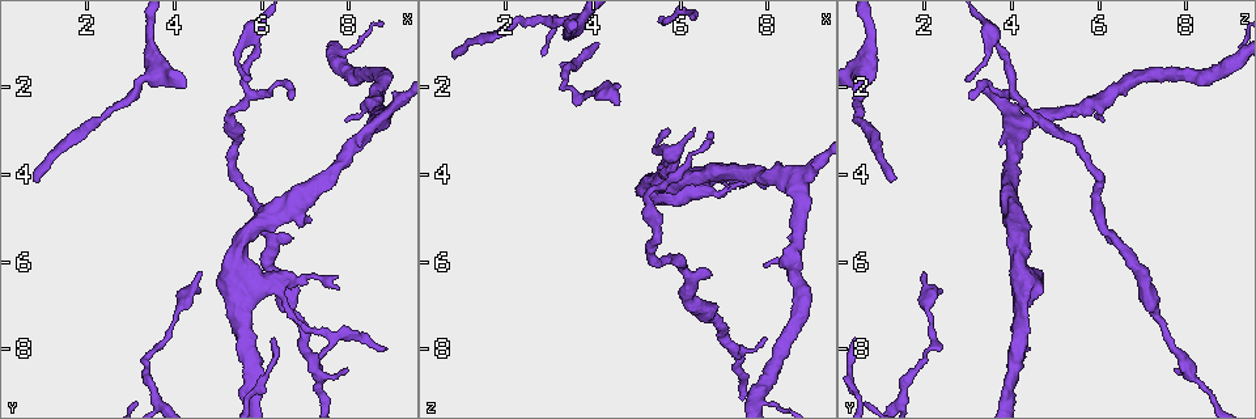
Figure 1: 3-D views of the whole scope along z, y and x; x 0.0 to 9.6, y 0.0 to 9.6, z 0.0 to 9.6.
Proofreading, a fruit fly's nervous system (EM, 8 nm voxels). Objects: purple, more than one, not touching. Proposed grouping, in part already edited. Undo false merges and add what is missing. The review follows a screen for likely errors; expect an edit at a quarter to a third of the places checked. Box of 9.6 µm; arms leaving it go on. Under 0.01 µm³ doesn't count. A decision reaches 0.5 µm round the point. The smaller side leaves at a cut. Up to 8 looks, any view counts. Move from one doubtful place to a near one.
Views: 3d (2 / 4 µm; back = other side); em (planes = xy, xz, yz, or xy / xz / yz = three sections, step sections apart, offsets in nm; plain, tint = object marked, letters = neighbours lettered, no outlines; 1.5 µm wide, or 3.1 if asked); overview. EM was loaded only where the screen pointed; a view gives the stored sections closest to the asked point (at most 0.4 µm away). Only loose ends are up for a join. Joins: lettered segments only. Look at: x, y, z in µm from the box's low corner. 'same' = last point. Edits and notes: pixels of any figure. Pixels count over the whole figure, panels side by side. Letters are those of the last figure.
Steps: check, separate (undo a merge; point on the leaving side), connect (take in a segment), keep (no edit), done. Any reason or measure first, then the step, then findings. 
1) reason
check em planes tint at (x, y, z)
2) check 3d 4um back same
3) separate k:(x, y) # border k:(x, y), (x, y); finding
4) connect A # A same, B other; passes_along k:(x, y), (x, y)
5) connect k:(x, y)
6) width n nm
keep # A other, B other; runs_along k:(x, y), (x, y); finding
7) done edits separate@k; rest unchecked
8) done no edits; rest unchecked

check em yz step 8 letters at (0.85, 4.20, 1.20)

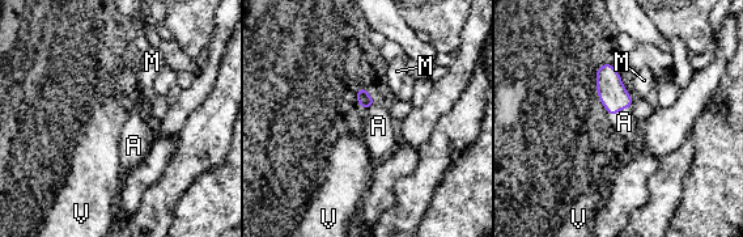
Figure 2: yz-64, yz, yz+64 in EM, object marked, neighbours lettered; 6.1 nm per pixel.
connect A # A same, M other, V other; passes_along 2:(611, 92), (619, 110), (624, 122); it goes on there

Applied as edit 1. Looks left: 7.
free end
check em xy step 8 tint at (6.70, 2.25, 3.00)

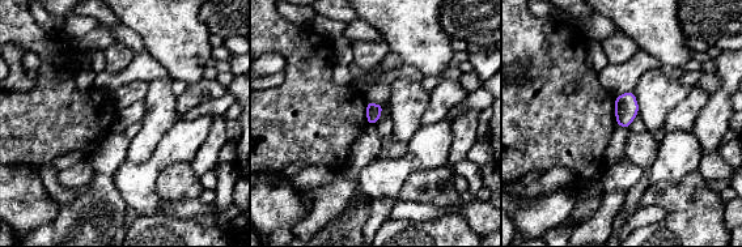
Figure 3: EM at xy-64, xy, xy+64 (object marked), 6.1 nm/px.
check em xz step 8 letters same

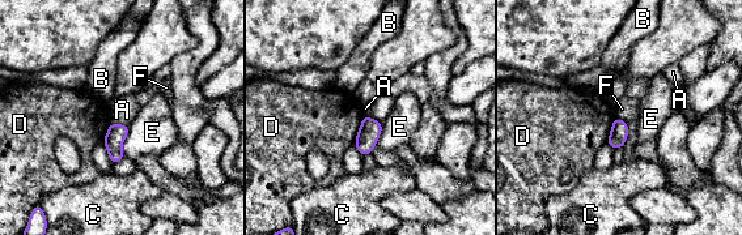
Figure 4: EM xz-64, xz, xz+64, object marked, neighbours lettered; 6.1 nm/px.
longest_contact E 190 nm
keep # A other, B other, C other, D other, E other, F other; border 4:(364, 115), (381, 123); none of them fits

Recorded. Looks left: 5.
branch stops here
check 3d 4um at (7.35, 8.15, 4.25)

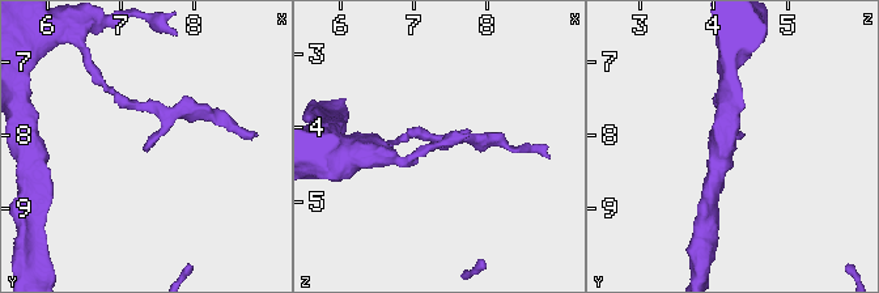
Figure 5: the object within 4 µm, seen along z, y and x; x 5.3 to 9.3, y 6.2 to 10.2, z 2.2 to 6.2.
check em planes letters at (7.30, 8.20, 4.25)

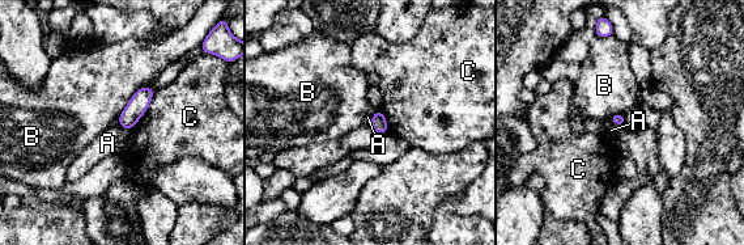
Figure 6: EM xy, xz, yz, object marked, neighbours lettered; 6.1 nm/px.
width 70 nm
keep # A other, B other, C other; none of them fits

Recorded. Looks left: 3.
done edits connect@2; rest unchecked

